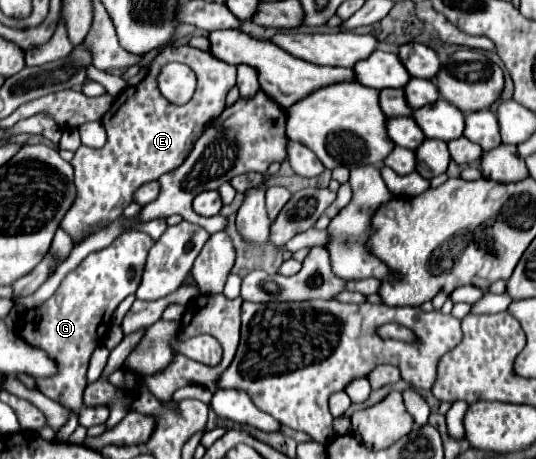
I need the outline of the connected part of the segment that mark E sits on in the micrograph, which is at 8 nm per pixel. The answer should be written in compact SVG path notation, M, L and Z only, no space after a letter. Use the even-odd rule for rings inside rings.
M164 46L158 56L152 60L150 64L150 72L146 74L146 78L138 84L138 86L128 86L124 88L112 108L108 110L108 114L104 114L102 118L102 126L106 128L106 134L108 134L108 140L102 148L88 148L88 146L80 146L74 154L74 158L70 160L72 168L74 168L74 186L76 186L76 198L68 210L68 214L62 218L62 226L64 230L70 234L70 236L76 236L76 234L88 234L90 226L96 226L96 222L100 222L100 218L108 218L108 220L116 220L124 206L128 206L132 202L132 194L136 188L140 188L142 184L146 182L152 182L152 180L158 180L162 174L178 168L186 158L188 154L192 152L194 148L194 142L204 134L204 130L212 124L212 120L216 120L222 110L224 110L224 100L226 100L226 94L230 92L230 88L236 84L236 66L228 66L226 62L220 62L216 58L210 58L208 52L204 50L196 50L196 48L190 48L190 46ZM168 62L182 62L186 66L192 66L194 74L196 74L196 80L198 80L198 86L196 86L196 92L192 96L192 100L184 106L178 106L178 104L172 104L168 102L160 90L158 90L158 84L156 84L156 76L160 72L160 68Z

